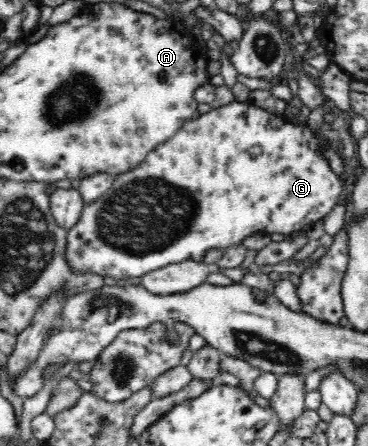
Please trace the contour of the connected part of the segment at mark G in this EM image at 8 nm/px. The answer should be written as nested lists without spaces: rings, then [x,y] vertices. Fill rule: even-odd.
[[[234,101],[222,107],[214,108],[205,115],[200,114],[191,120],[187,120],[179,128],[179,131],[171,136],[171,139],[150,151],[138,166],[116,176],[112,187],[105,192],[105,195],[97,199],[95,203],[86,205],[77,224],[67,230],[66,261],[74,275],[97,275],[103,279],[109,276],[117,281],[141,278],[151,271],[162,269],[167,265],[183,263],[183,261],[201,263],[204,261],[205,254],[210,250],[220,249],[223,251],[241,244],[247,237],[258,232],[267,235],[273,233],[291,235],[295,232],[307,231],[315,221],[325,218],[334,209],[341,196],[341,189],[343,189],[343,176],[331,170],[327,160],[319,154],[317,138],[313,136],[313,132],[309,130],[307,125],[295,125],[286,116],[269,113],[269,111],[249,102]]]

